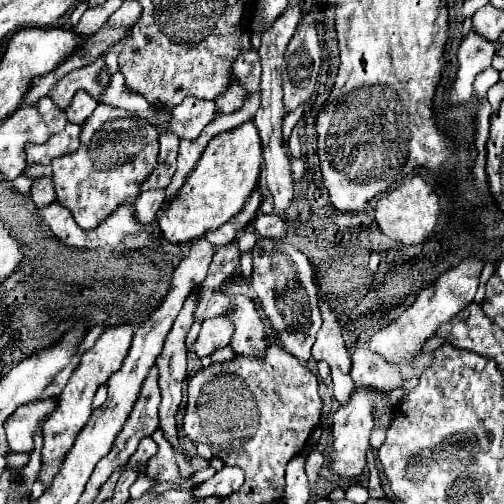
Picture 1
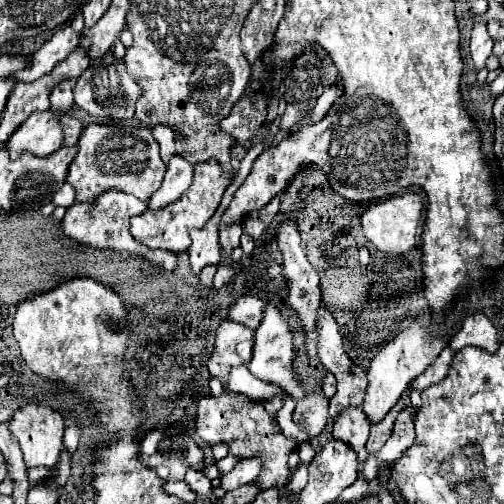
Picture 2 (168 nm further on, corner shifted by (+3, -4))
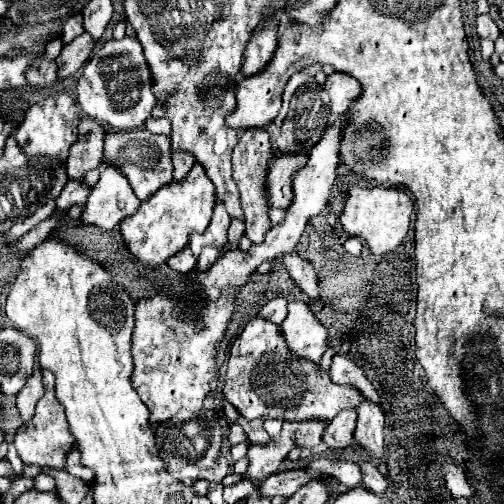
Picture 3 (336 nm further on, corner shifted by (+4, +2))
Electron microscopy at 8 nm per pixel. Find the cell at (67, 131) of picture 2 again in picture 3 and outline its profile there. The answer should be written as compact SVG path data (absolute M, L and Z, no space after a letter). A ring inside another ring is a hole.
M92 120L88 134L82 134L80 140L70 148L70 156L66 160L70 180L82 180L88 170L98 168L104 162L104 134L106 128Z

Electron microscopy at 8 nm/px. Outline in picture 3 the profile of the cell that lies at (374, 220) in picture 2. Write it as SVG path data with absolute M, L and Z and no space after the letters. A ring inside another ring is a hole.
M356 184L348 186L346 202L344 202L344 208L340 214L340 222L350 236L364 238L364 242L368 244L372 254L378 254L378 256L388 254L394 248L398 248L402 244L404 236L408 234L414 204L408 198L408 194L398 188L382 188L382 186L372 188L372 190L364 188L362 198L360 198L360 188L362 186L356 186Z

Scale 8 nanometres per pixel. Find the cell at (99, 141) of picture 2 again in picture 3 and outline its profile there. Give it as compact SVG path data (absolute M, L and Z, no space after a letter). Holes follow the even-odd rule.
M130 130L130 132L110 132L104 140L104 162L118 166L124 176L130 180L134 194L140 200L148 200L158 188L172 182L172 160L170 160L170 138L158 136L148 130Z

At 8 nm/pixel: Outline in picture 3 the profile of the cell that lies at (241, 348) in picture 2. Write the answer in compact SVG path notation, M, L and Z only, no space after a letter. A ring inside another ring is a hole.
M254 318L248 322L238 340L232 344L224 396L246 420L320 420L326 424L332 422L340 410L356 410L360 400L366 400L362 392L350 384L334 384L330 380L330 372L320 372L318 364L292 356L284 344L280 326L266 318Z

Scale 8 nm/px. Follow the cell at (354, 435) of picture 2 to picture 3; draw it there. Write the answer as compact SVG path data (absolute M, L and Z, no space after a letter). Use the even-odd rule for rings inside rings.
M360 458L358 466L360 466L360 470L362 470L362 484L364 484L366 490L370 490L370 492L374 492L374 494L384 494L384 492L388 490L386 478L378 472L378 468L376 468L372 462Z

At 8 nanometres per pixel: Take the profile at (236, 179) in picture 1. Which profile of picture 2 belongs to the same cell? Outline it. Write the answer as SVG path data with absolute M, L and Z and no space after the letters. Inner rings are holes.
M207 160L201 164L195 164L195 174L193 182L187 188L187 192L173 204L159 208L159 210L145 210L143 214L131 218L131 234L137 238L137 242L147 244L149 248L161 248L169 252L185 252L191 246L189 230L205 226L205 222L215 214L215 210L221 204L221 198L227 190L227 186L233 182L235 172L225 172L221 170L217 160Z

